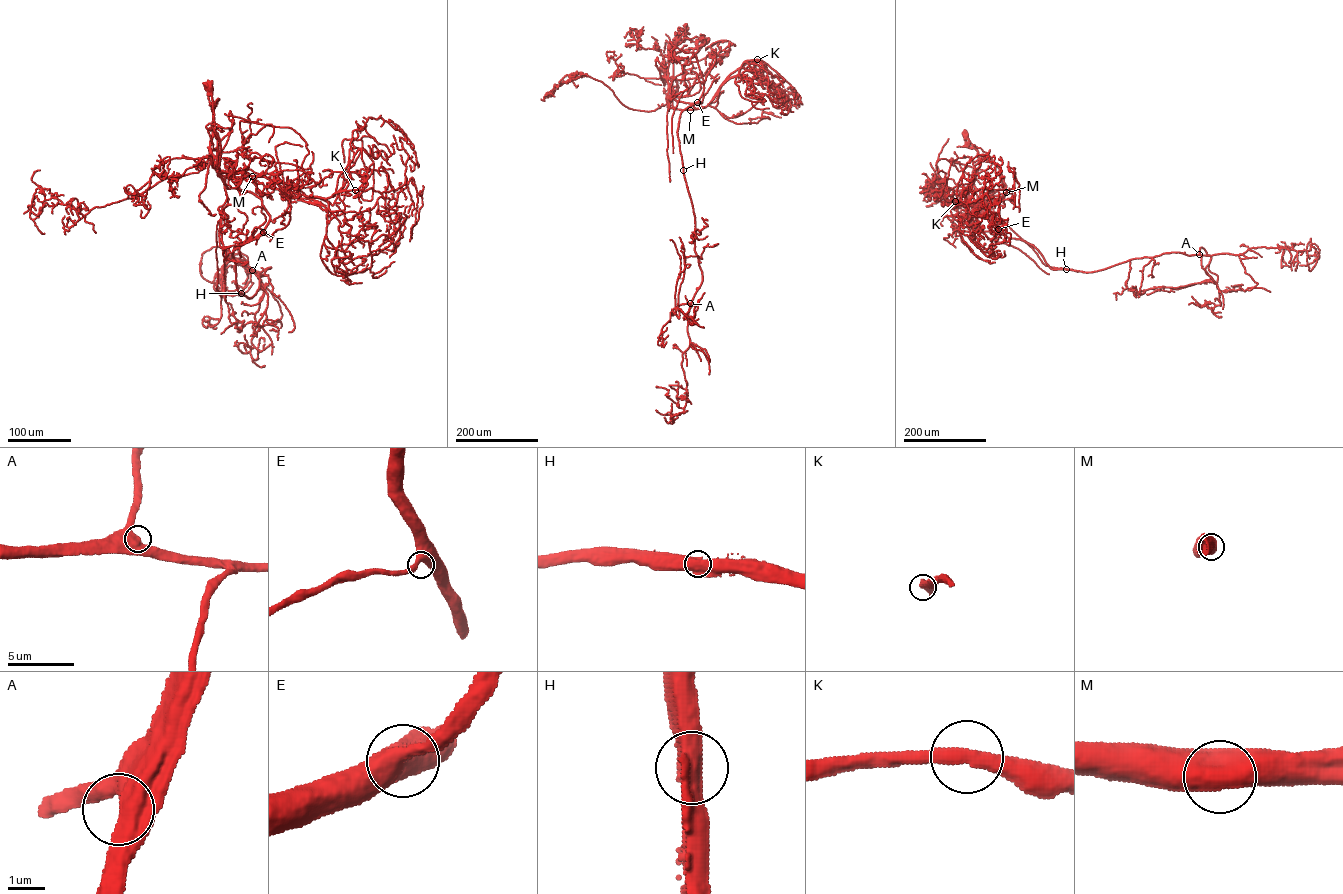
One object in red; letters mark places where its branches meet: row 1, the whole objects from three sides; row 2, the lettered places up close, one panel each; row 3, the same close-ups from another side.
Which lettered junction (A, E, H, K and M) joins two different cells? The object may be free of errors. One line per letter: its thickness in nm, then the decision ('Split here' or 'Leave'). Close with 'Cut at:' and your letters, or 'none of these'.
A: Thickness 550 nm. Leave
E: Thickness 400 nm. Leave
H: Thickness 700 nm. Leave
K: Thickness 440 nm. Leave
M: Thickness 800 nm. Leave
Cut at: none of these

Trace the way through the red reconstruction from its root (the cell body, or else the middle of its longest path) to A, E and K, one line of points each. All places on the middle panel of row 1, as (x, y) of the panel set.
A: (662, 69), (663, 83), (665, 77), (675, 99), (701, 102), (682, 111), (677, 131), (702, 275), (690, 303)
E: (662, 69), (663, 83), (665, 77), (675, 99), (697, 102)
K: (662, 69), (663, 83), (665, 77), (672, 91), (672, 106), (694, 109), (707, 105), (731, 74), (757, 59)

